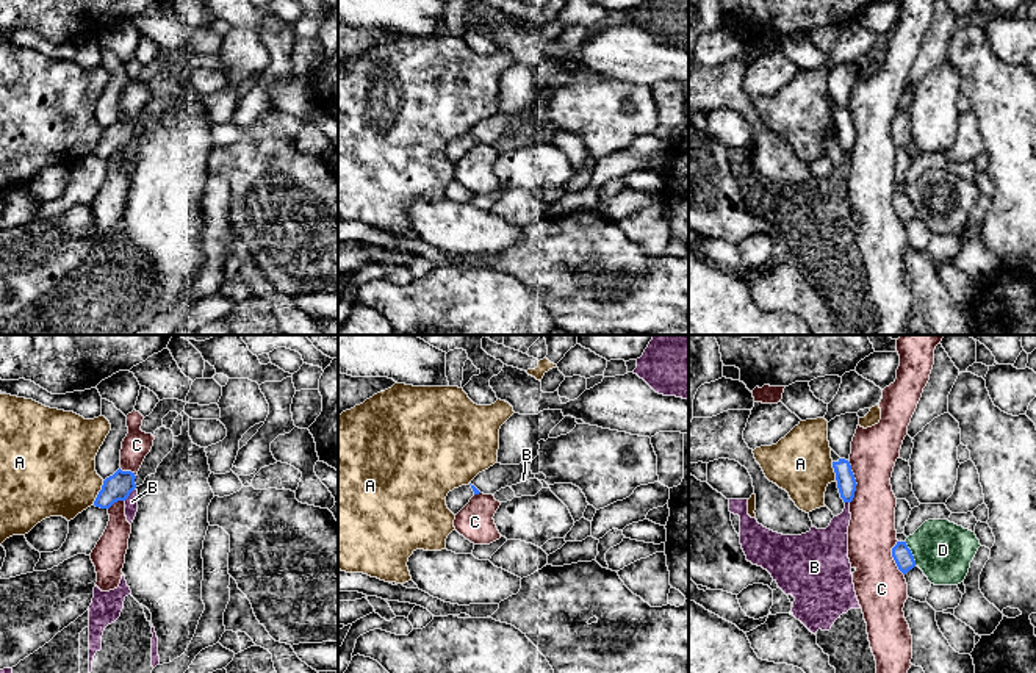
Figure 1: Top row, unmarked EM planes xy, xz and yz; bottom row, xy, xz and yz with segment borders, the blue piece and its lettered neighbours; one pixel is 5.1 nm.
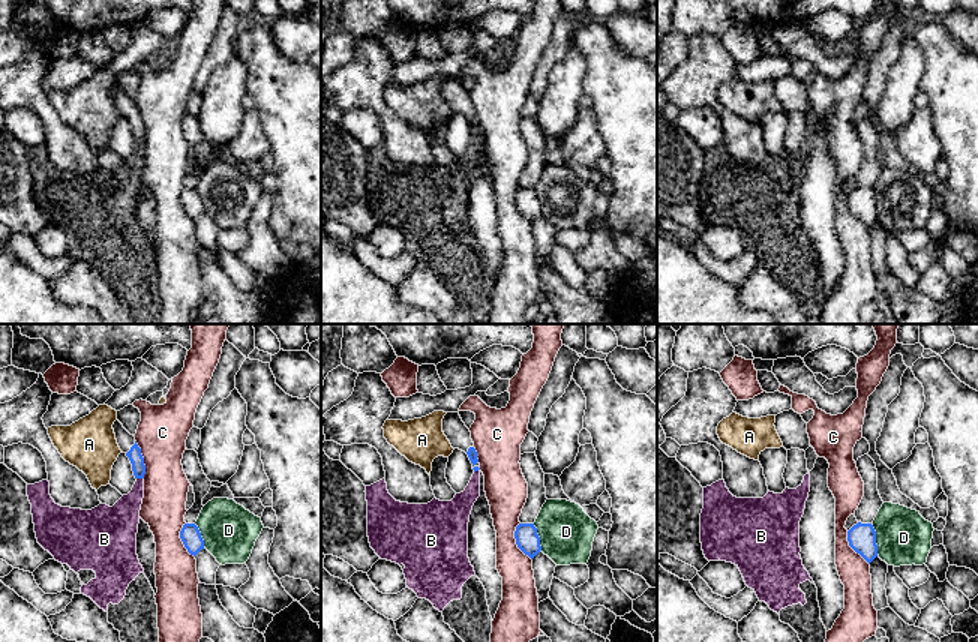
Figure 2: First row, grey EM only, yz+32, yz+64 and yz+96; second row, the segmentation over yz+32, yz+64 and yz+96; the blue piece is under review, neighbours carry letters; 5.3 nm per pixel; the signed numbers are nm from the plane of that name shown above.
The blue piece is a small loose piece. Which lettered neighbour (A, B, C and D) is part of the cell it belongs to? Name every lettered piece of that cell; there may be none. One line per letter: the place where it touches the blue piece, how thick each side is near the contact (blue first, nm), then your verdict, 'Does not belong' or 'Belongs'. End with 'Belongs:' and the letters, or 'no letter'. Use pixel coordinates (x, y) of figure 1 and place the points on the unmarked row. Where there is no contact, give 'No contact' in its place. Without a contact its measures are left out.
A: Touches blue at xy (99, 143). Thickness 140 nm (blue) against 420 nm. Does not belong
B: Touches blue at xy (130, 141). Thickness 140 nm (blue) against 60 nm. Does not belong
C: Touches blue at yz (855, 132). Thickness 100 nm (blue) against 240 nm. Does not belong
D: Touches blue at yz (911, 204). Thickness 100 nm (blue) against 300 nm. Does not belong
Belongs: no letter

